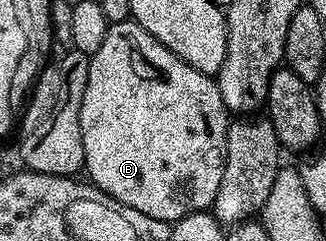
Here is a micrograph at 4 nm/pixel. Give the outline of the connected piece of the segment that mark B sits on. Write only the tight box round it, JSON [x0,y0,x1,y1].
[80,19,230,223]

